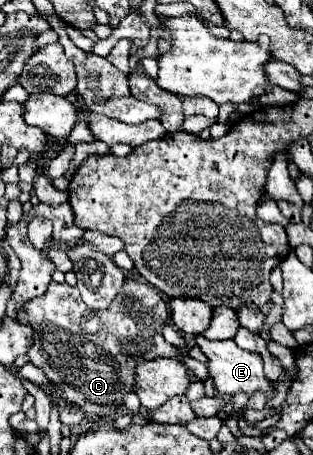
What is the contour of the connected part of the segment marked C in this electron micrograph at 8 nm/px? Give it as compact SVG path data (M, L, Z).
M126 279L122 291L104 311L88 309L76 287L52 281L42 297L30 299L22 311L18 311L18 319L34 329L34 345L28 351L30 363L44 371L50 383L64 393L68 403L74 403L74 407L90 419L102 419L120 411L124 407L124 395L134 391L134 367L146 359L162 357L162 327L168 323L168 307L156 287L136 279Z

